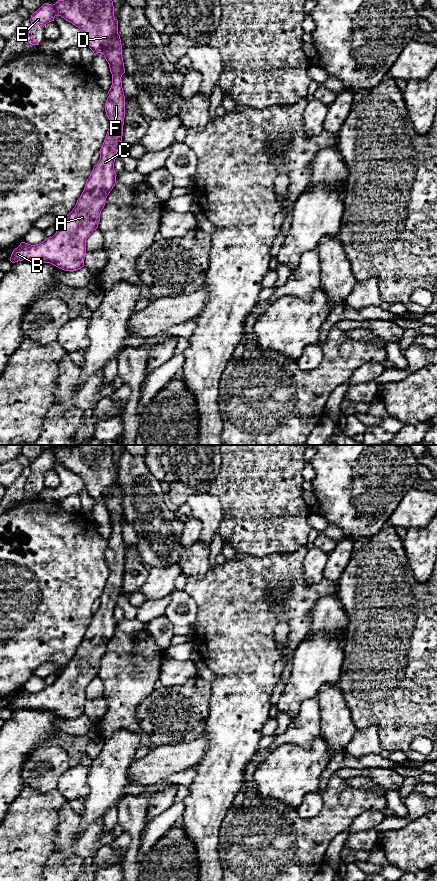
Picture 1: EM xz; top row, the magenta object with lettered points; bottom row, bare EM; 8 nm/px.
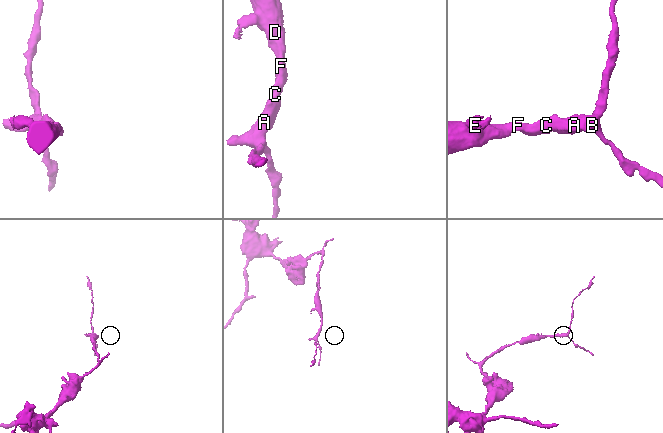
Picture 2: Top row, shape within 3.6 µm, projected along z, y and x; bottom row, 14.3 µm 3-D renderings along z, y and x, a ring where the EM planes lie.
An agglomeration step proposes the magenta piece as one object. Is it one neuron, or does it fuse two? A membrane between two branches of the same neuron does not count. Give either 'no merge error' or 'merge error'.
no merge error

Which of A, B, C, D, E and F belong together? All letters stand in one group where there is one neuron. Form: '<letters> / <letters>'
A B C D E F

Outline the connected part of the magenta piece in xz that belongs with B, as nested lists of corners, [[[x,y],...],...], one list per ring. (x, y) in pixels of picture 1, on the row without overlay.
[[[69,445],[68,447],[58,448],[53,453],[44,451],[31,463],[31,474],[40,473],[44,475],[47,471],[54,469],[57,463],[78,475],[84,481],[86,491],[94,503],[102,501],[109,512],[112,522],[112,533],[108,539],[109,544],[105,551],[105,559],[110,574],[100,597],[98,611],[94,613],[75,655],[57,675],[56,681],[36,693],[21,690],[13,698],[10,709],[12,711],[22,708],[44,710],[65,719],[76,719],[85,714],[86,687],[98,676],[100,662],[105,654],[106,646],[116,631],[117,623],[114,618],[114,610],[117,606],[118,597],[122,592],[125,566],[125,544],[121,529],[121,525],[125,521],[125,516],[122,505],[121,487],[118,482],[118,468],[114,465],[112,445]]]

